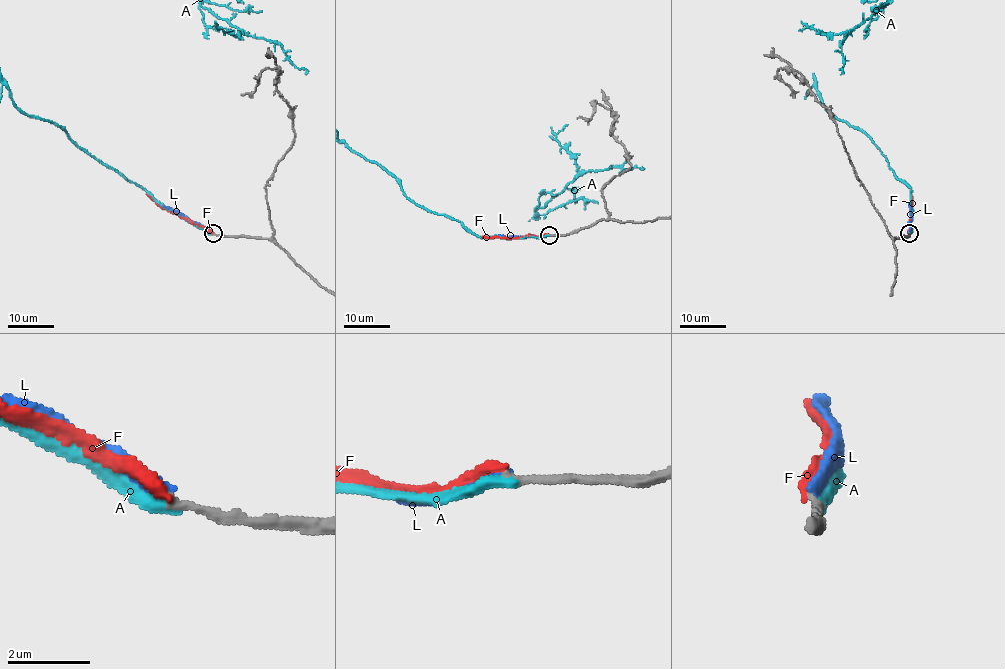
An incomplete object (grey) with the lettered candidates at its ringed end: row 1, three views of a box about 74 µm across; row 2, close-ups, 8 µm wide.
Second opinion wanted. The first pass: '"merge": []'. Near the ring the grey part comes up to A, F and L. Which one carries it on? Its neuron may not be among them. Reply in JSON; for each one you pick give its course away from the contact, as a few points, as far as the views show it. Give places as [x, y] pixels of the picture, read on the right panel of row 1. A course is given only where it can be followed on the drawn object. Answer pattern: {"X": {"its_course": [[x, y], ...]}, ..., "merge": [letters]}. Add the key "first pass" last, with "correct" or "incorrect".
{"A": {"its_course": [[910, 233], [911, 189], [863, 132], [829, 111], [815, 85], [799, 119], [809, 158], [802, 175], [783, 182]]}, "merge": ["A"], "first pass": "incorrect"}

